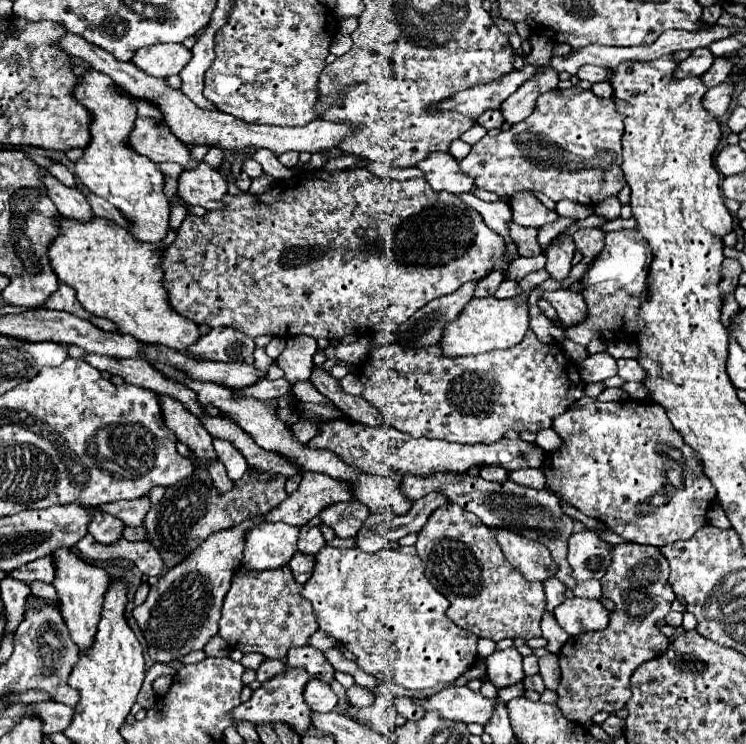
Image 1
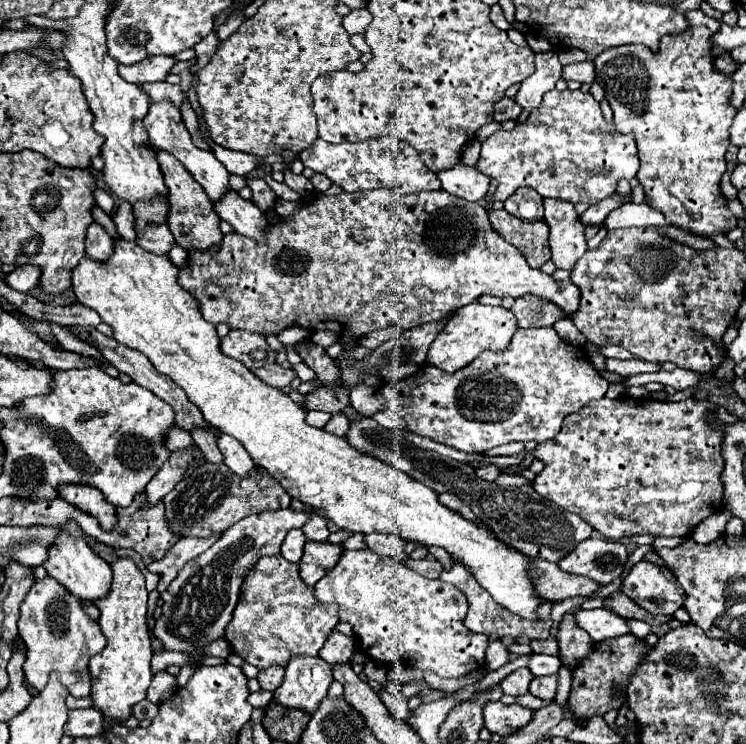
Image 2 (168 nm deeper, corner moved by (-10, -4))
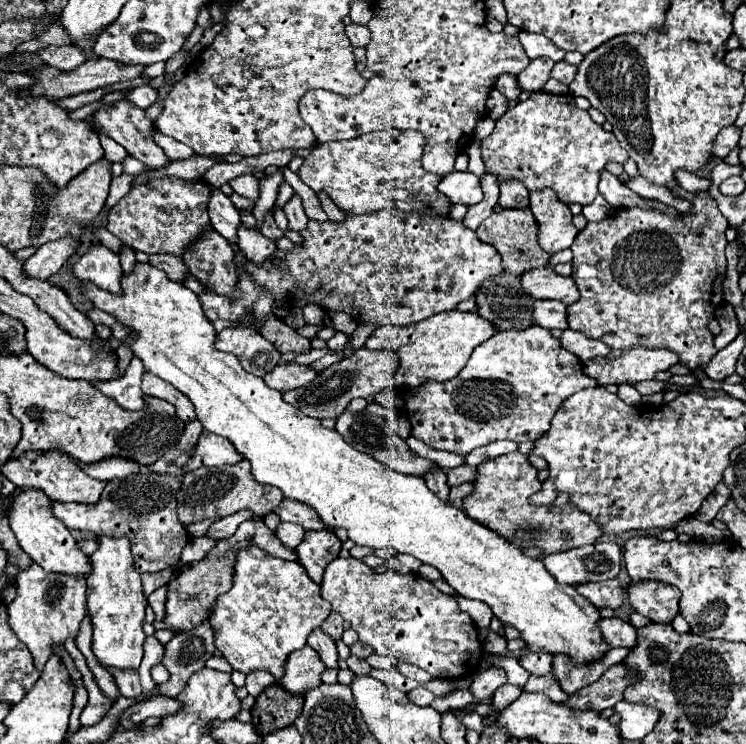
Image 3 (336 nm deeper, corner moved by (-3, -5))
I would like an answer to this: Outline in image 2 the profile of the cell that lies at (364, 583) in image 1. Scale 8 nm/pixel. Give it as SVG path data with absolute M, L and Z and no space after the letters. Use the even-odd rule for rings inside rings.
M370 549L344 551L338 565L314 585L314 595L320 603L338 605L340 621L348 621L354 627L358 649L378 663L390 663L390 657L400 657L404 663L422 671L430 669L440 677L462 677L484 667L488 637L468 631L468 627L464 625L464 617L468 611L466 595L440 579L432 581L422 577L420 573L406 569L392 557L380 557Z

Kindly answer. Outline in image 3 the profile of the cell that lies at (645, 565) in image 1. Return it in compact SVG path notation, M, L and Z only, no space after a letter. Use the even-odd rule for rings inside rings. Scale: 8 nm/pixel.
M641 580L637 584L631 582L625 592L631 608L653 622L669 624L679 614L681 592L671 584L663 584L661 580Z

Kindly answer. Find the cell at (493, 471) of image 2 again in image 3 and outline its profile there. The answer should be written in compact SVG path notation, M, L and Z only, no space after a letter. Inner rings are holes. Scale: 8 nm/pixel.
M457 466L447 472L447 482L449 486L459 486L463 482L473 482L477 478L477 468L475 466Z

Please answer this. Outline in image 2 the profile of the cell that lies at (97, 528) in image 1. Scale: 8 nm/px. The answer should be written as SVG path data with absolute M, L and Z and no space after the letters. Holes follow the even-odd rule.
M68 483L68 485L60 485L58 493L62 499L66 499L68 503L76 505L78 509L90 513L92 517L96 517L100 521L102 527L114 527L116 523L116 509L104 499L102 491L92 487L92 485L84 485L84 483Z

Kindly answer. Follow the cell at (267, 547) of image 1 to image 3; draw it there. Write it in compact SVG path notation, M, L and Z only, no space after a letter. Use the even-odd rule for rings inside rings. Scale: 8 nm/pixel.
M281 522L281 524L277 526L277 532L275 532L275 534L277 534L277 538L283 542L283 546L295 550L295 548L301 544L301 540L303 540L305 530L303 530L301 526L297 526L297 524L285 524L285 522Z

